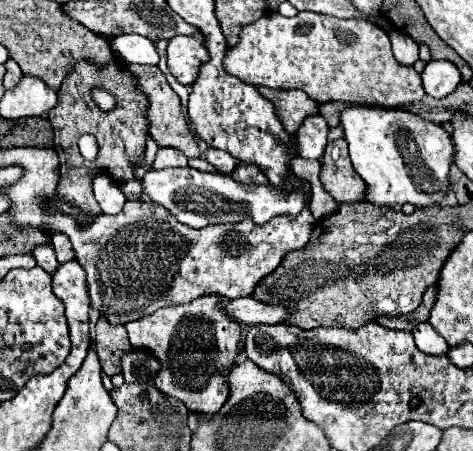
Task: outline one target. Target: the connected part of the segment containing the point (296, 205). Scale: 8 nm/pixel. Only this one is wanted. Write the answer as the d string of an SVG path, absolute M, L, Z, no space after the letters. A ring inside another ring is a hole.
M188 166L170 170L148 170L142 178L142 186L156 204L168 208L182 224L190 228L204 228L208 224L236 224L244 220L244 216L248 216L254 224L262 226L274 216L294 218L308 204L308 198L302 190L284 192L268 184L242 184L230 176L206 174Z

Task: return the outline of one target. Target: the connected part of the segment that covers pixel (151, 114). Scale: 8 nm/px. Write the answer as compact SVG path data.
M128 64L128 70L138 78L138 88L148 96L150 100L150 110L148 110L148 120L150 120L150 136L160 148L176 148L186 154L186 158L200 158L200 146L196 142L196 136L192 134L188 120L184 116L182 104L178 94L170 88L166 82L162 70L158 66L140 66L140 64Z

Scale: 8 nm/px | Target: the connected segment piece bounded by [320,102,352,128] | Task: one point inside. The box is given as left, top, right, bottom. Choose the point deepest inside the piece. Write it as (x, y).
(331, 111)

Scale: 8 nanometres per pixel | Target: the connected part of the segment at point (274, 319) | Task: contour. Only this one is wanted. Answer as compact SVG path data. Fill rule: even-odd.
M222 298L222 308L238 322L244 324L278 324L284 322L290 312L286 312L280 304L264 304L254 298L236 298L228 300Z

